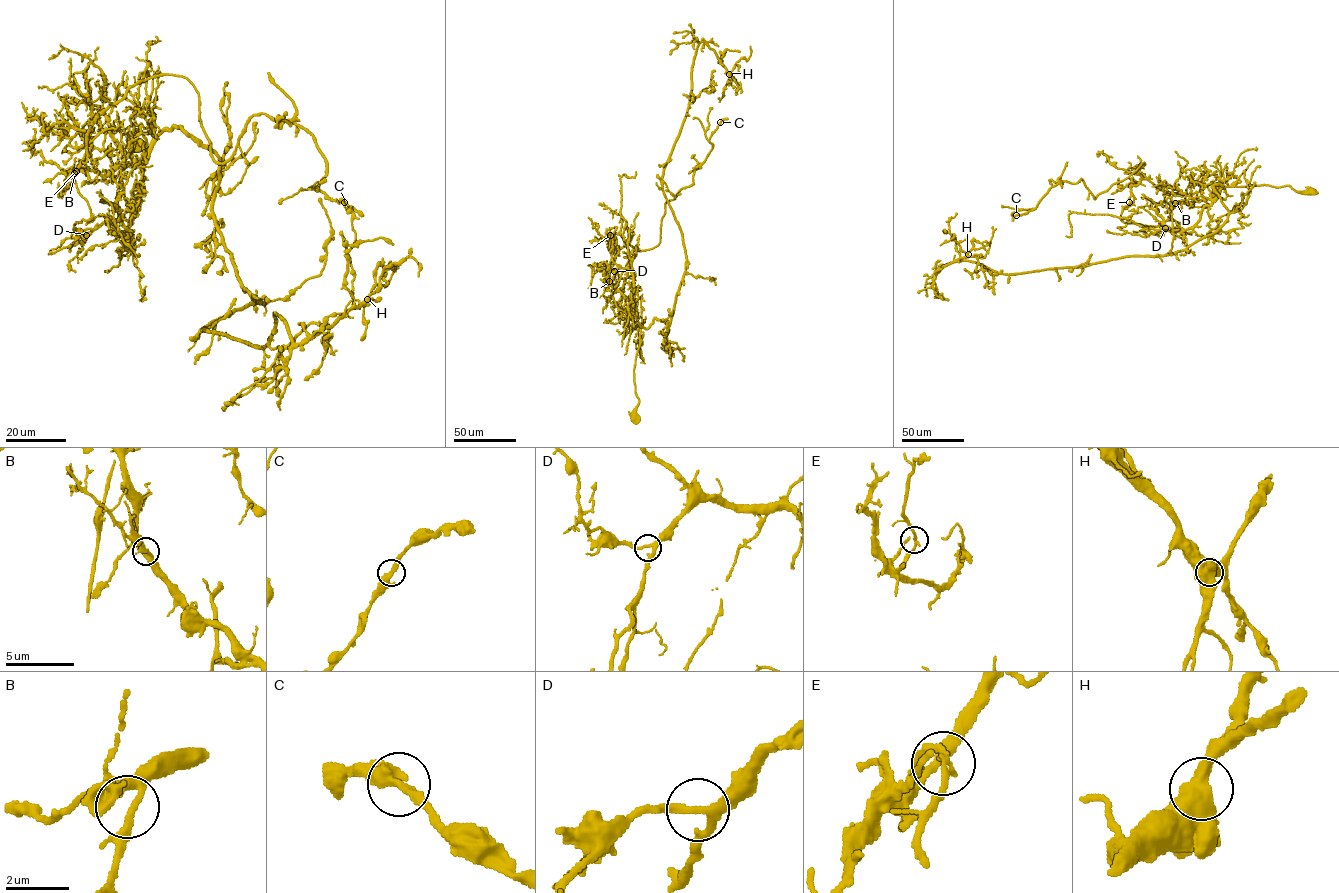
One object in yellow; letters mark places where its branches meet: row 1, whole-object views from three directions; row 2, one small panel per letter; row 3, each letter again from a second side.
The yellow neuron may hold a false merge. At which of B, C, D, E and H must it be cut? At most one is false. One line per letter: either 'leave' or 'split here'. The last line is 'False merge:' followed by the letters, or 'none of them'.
B: leave
C: leave
D: leave
E: split here
H: leave
False merge: E

